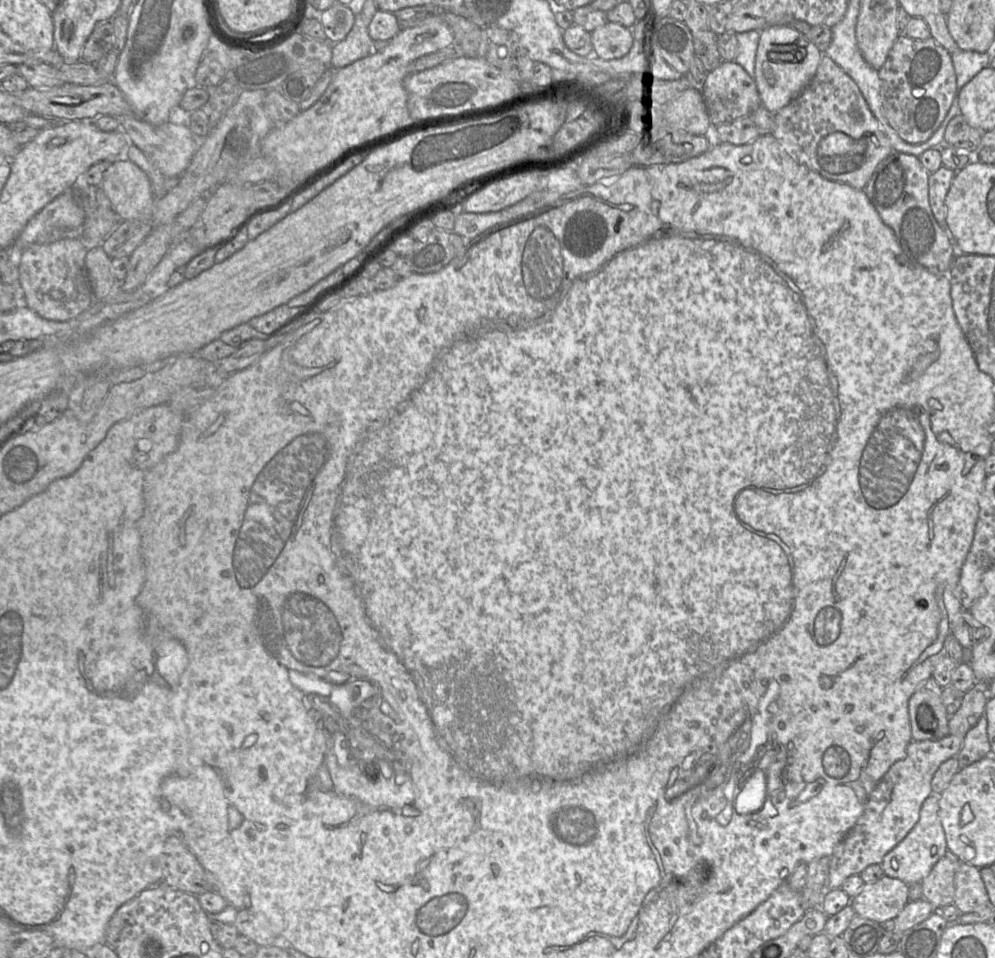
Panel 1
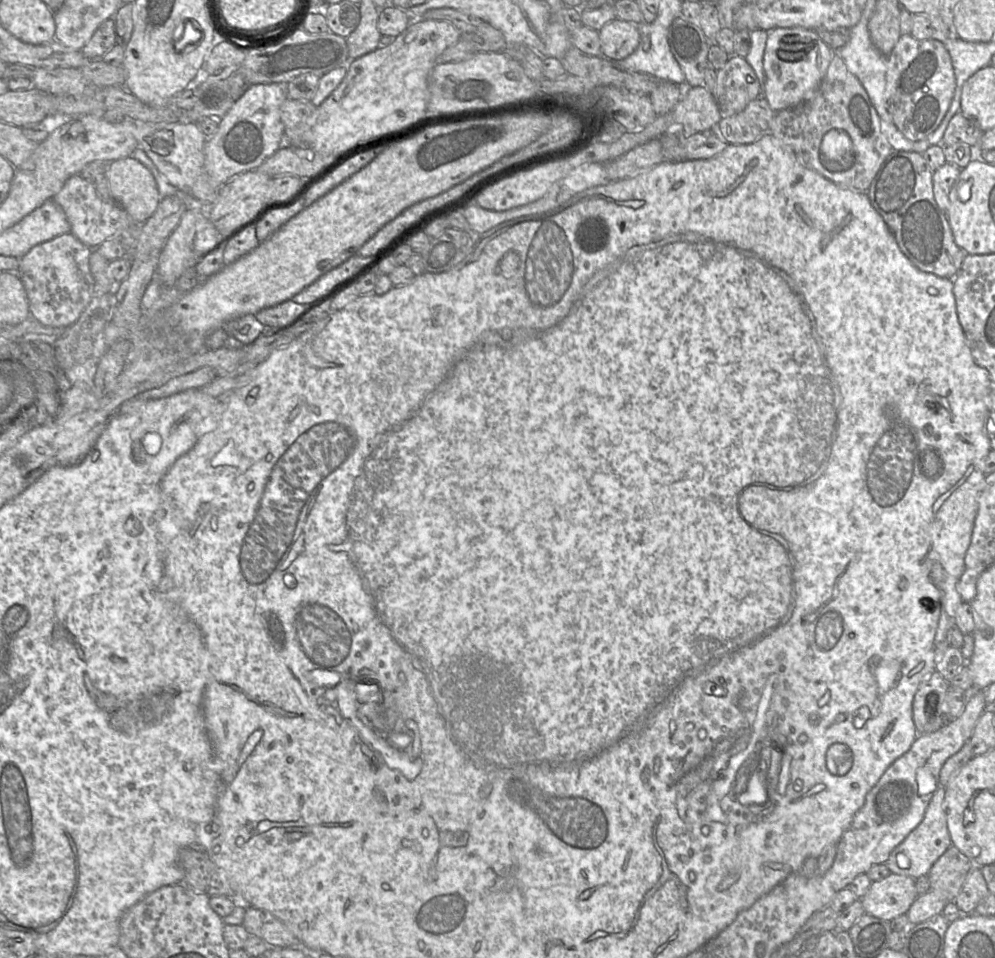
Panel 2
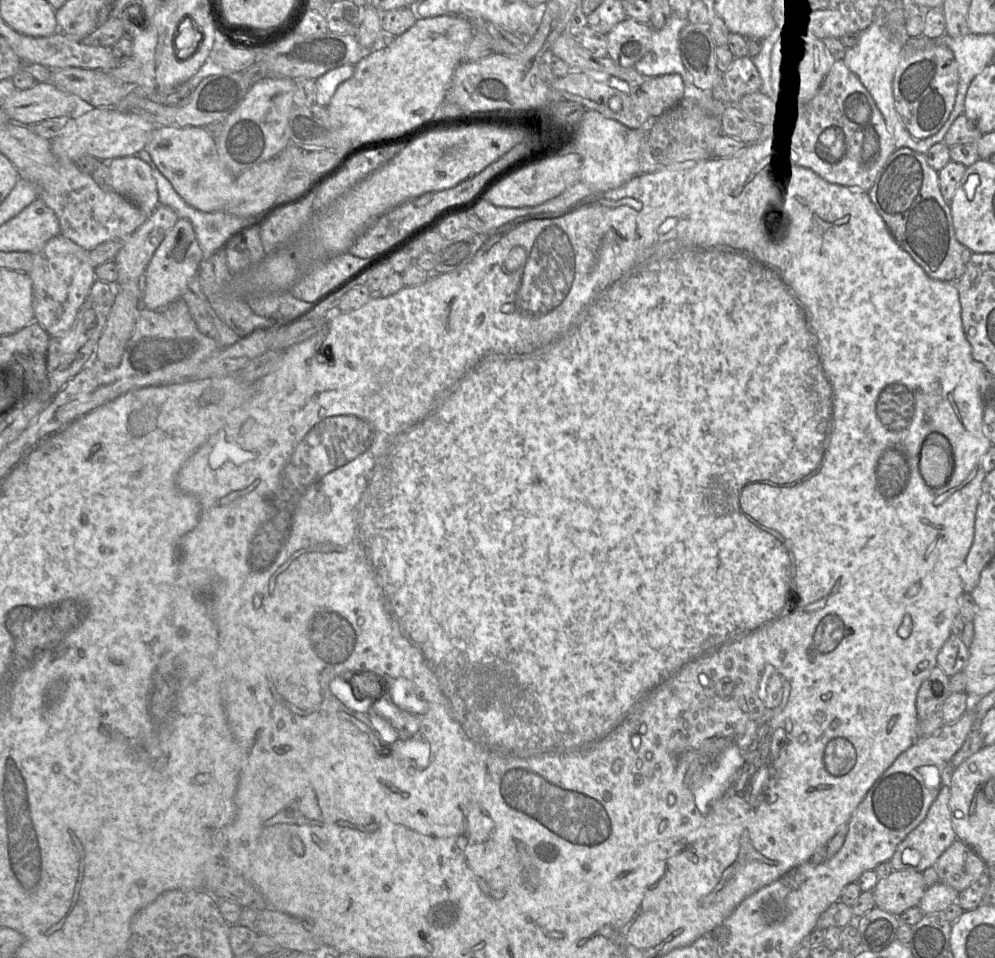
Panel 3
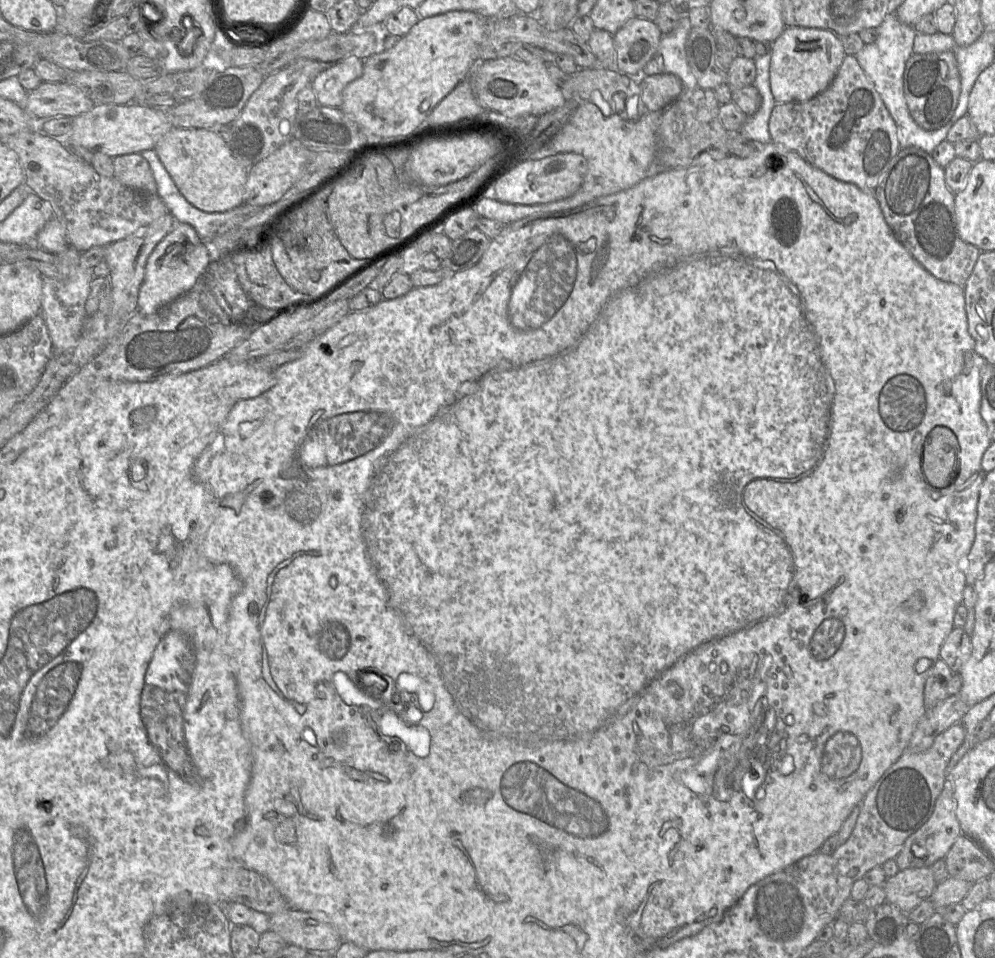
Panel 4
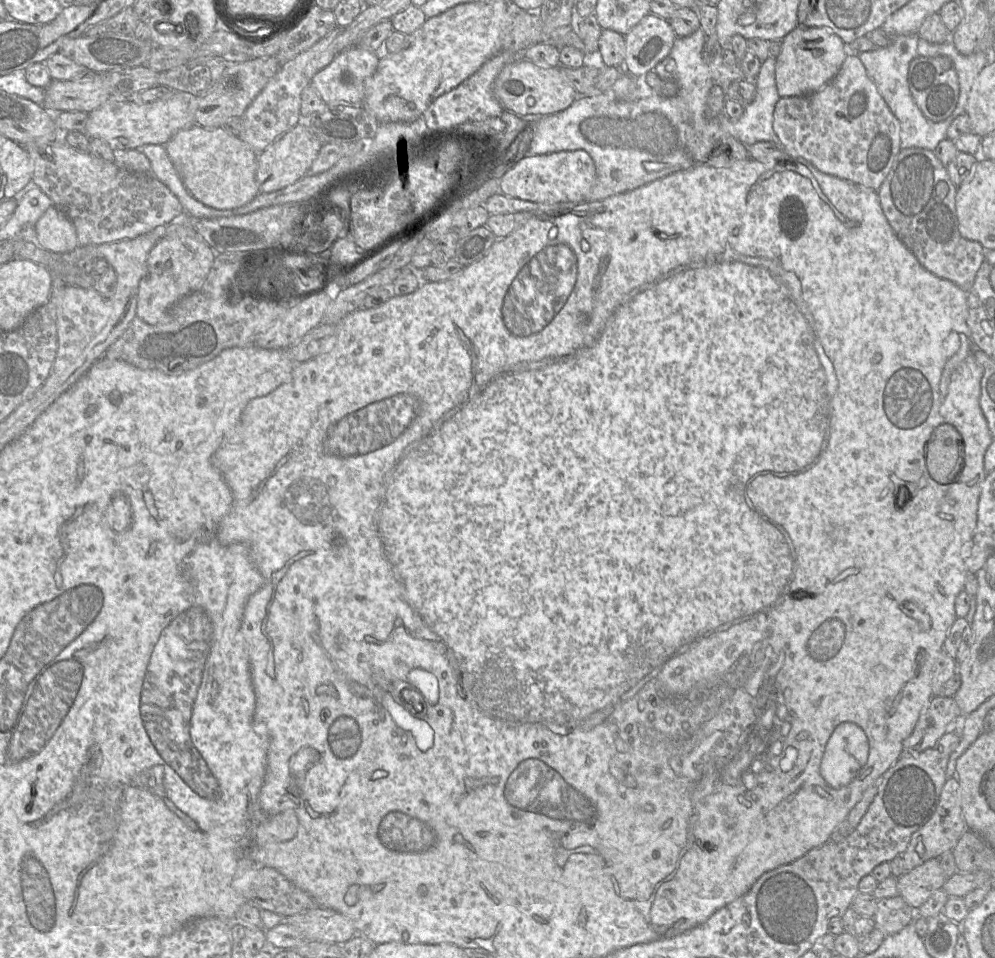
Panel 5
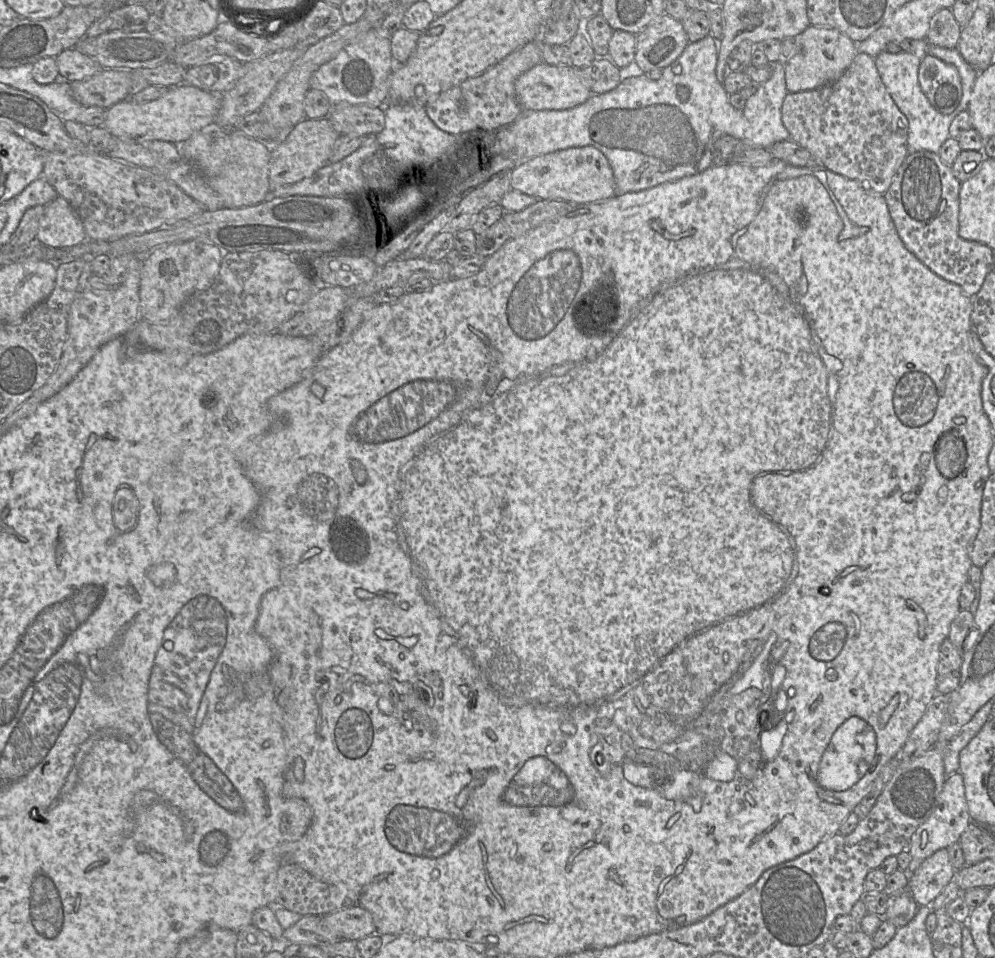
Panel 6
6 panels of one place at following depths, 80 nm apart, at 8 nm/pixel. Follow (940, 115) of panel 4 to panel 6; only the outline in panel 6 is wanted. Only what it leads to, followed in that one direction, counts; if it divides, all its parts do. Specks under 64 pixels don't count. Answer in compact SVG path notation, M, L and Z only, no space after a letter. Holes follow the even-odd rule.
M926 54L918 70L919 85L931 105L941 114L950 114L962 98L962 83L952 64Z

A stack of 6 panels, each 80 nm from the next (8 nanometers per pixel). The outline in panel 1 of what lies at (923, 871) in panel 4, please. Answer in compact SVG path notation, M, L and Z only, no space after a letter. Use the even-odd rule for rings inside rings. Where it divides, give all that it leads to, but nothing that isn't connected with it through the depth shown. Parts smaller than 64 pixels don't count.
M884 875L874 883L864 883L860 892L851 899L850 905L855 914L877 923L883 923L894 919L909 902L908 887L905 882Z

